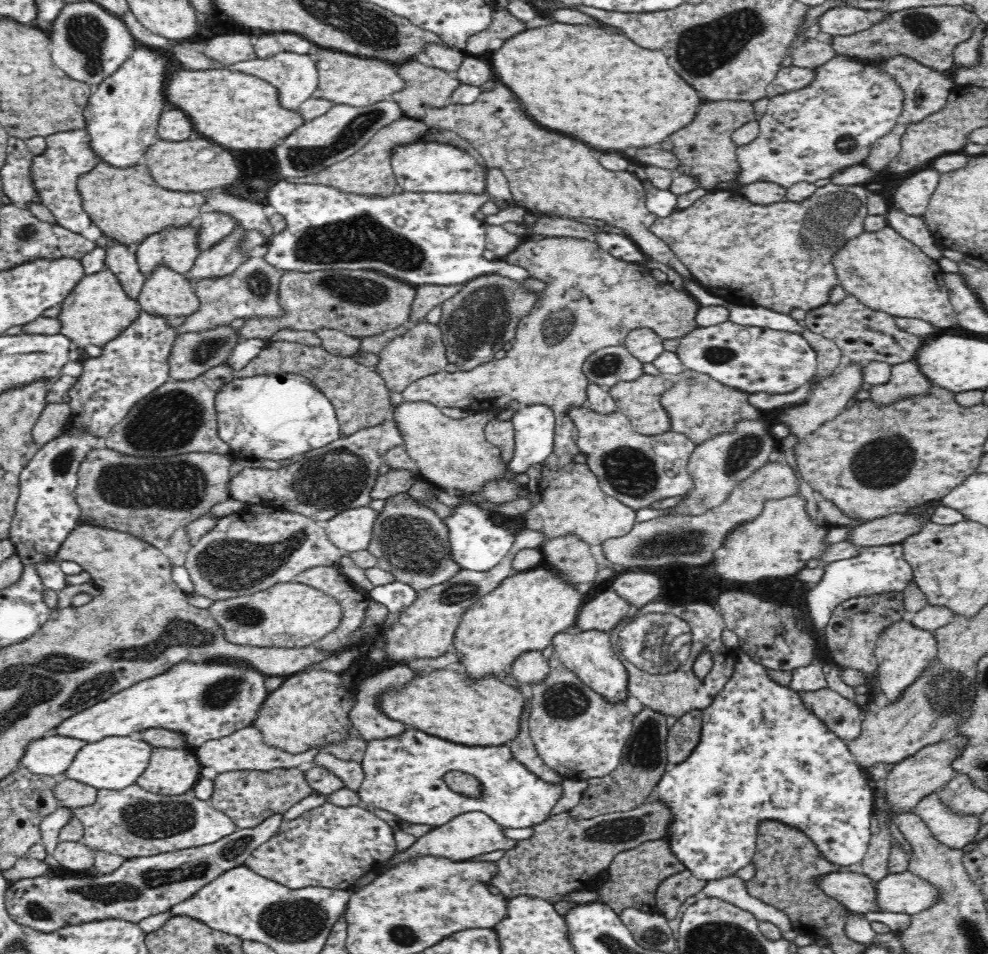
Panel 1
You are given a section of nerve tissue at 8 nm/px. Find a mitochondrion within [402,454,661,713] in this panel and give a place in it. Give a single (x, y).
(455, 594)

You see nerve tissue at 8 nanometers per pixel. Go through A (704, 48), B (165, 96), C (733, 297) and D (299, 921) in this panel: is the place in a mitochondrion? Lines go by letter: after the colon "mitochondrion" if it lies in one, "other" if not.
A: mitochondrion
B: other
C: other
D: mitochondrion

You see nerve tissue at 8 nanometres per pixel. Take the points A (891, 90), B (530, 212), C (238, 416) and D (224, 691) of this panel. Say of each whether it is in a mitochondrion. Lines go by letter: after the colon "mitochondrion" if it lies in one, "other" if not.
A: other
B: other
C: other
D: mitochondrion

